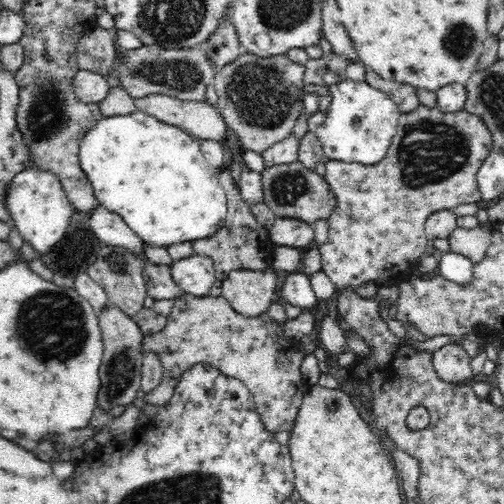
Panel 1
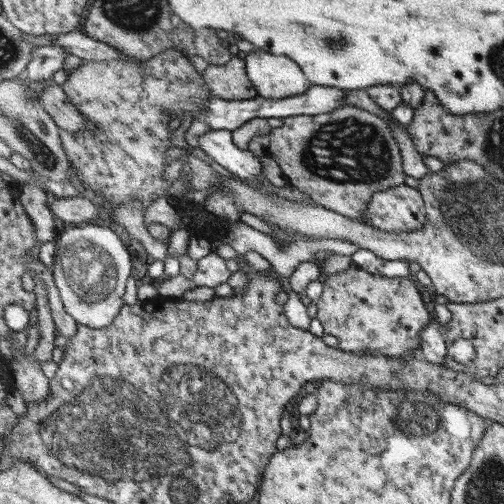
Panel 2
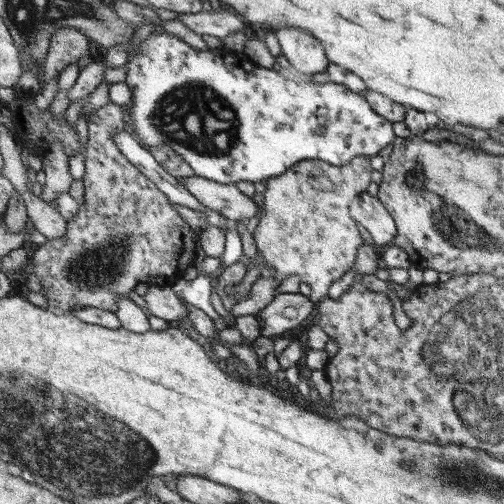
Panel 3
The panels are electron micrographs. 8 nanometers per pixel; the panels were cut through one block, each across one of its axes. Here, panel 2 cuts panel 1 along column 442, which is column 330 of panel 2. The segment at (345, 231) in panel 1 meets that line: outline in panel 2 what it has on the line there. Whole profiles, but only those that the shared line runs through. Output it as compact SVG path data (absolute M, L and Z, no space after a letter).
M349 104L343 108L335 108L335 112L331 114L285 118L283 126L275 128L269 138L271 144L267 148L267 154L281 166L287 184L307 194L315 206L325 206L353 220L369 214L369 206L375 194L397 186L405 186L405 158L395 132L383 118L367 112L365 108Z

